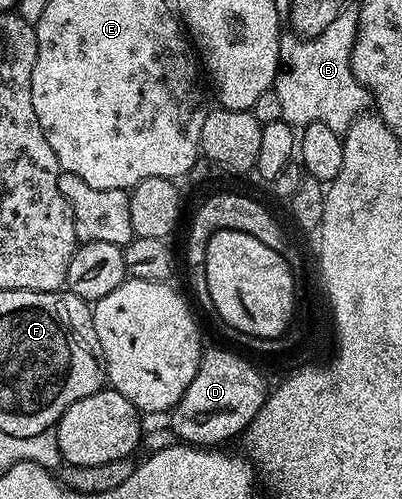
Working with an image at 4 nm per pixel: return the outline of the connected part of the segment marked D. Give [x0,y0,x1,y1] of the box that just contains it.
[167,347,267,446]

